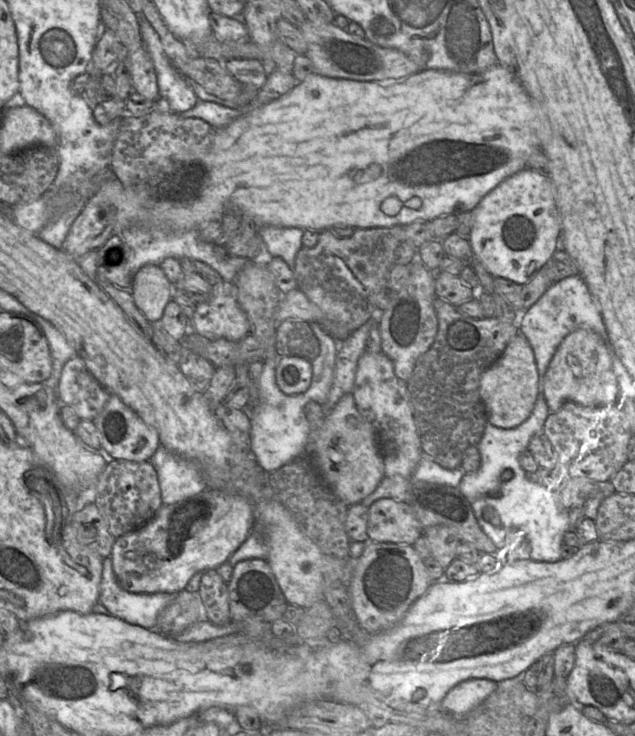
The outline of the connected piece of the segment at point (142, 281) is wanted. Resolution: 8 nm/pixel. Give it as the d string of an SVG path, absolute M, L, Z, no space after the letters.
M160 265L143 266L133 278L131 292L136 306L150 323L160 323L167 304L173 299L173 286Z

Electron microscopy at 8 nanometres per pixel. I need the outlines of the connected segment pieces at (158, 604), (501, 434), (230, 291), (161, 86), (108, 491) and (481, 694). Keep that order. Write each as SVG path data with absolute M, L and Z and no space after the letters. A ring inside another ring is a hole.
M112 558L103 562L99 603L108 612L130 624L155 629L161 611L172 602L173 593L132 593L125 590L114 573Z
M539 394L533 413L529 419L515 429L501 429L487 425L483 438L478 445L478 450L483 457L483 465L477 473L466 474L462 479L459 490L469 499L480 526L486 531L497 547L494 555L504 564L504 557L509 550L511 533L521 530L525 533L529 544L529 559L534 561L552 562L562 558L560 553L561 539L568 529L568 512L558 503L558 493L551 492L542 485L535 484L528 480L527 473L521 467L520 458L528 451L530 440L533 436L543 432L544 424L551 412L543 394ZM497 513L502 521L501 526L494 526L490 523L492 514Z
M220 281L212 286L212 296L204 303L196 304L190 331L208 340L226 339L237 342L250 334L250 324L238 303L234 283Z
M139 15L139 25L144 45L155 67L159 97L168 100L173 113L179 114L193 108L199 99L185 77L172 65L158 33L142 15Z
M110 459L98 477L95 504L107 519L115 538L141 527L151 520L163 505L155 467L149 461Z
M468 676L455 683L442 696L439 707L453 715L466 715L497 687L494 680Z

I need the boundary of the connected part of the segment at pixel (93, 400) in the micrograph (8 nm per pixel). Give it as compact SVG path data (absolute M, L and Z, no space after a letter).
M75 355L64 365L58 383L61 405L71 406L81 419L92 421L109 399L109 393Z

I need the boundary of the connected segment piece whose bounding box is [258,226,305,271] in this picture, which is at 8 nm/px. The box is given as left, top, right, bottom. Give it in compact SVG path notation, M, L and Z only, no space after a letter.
M261 226L258 235L262 237L273 257L281 258L291 270L295 269L298 252L302 249L305 230L296 227Z

